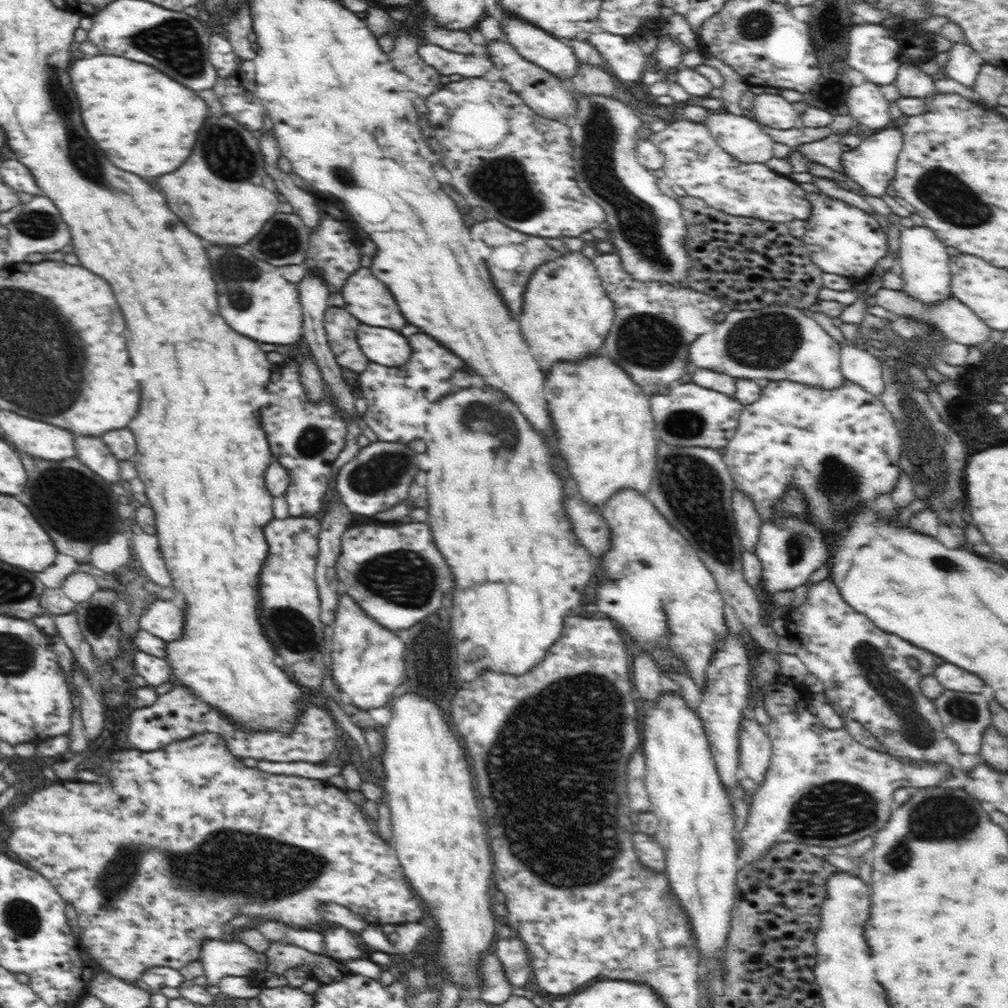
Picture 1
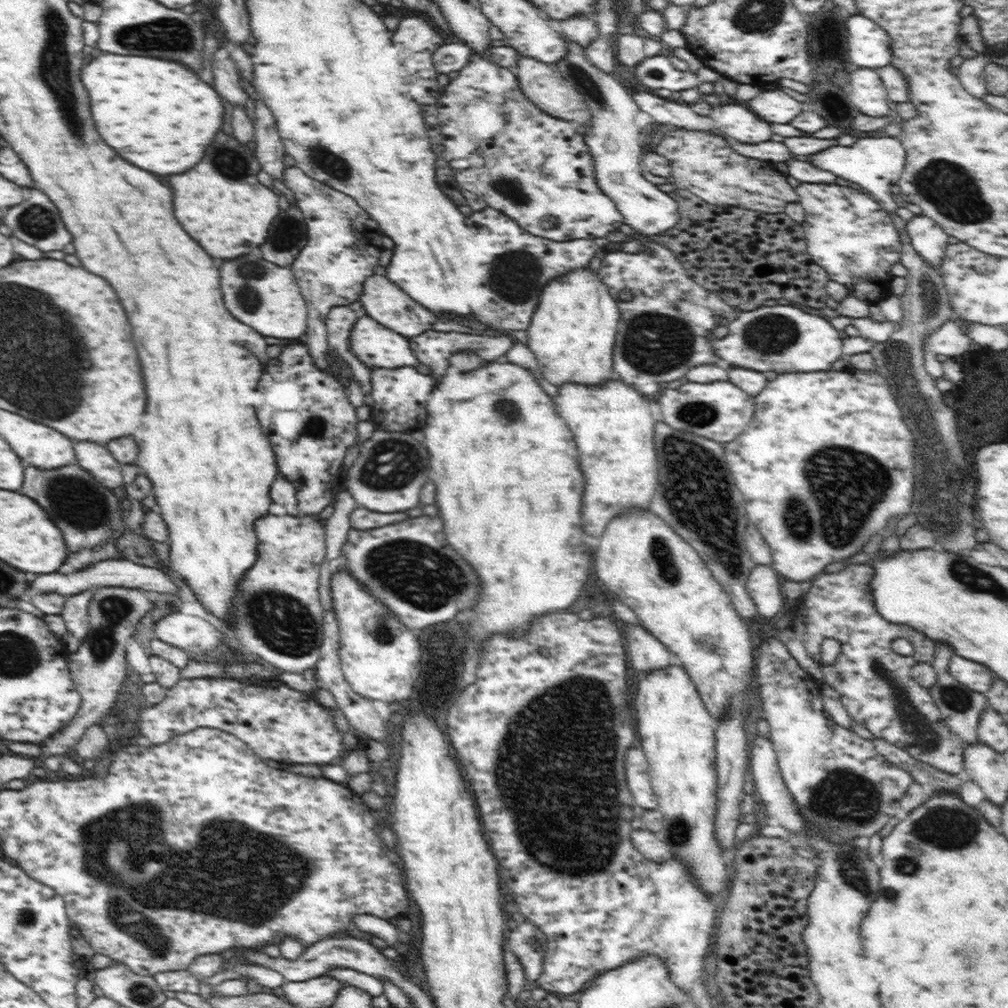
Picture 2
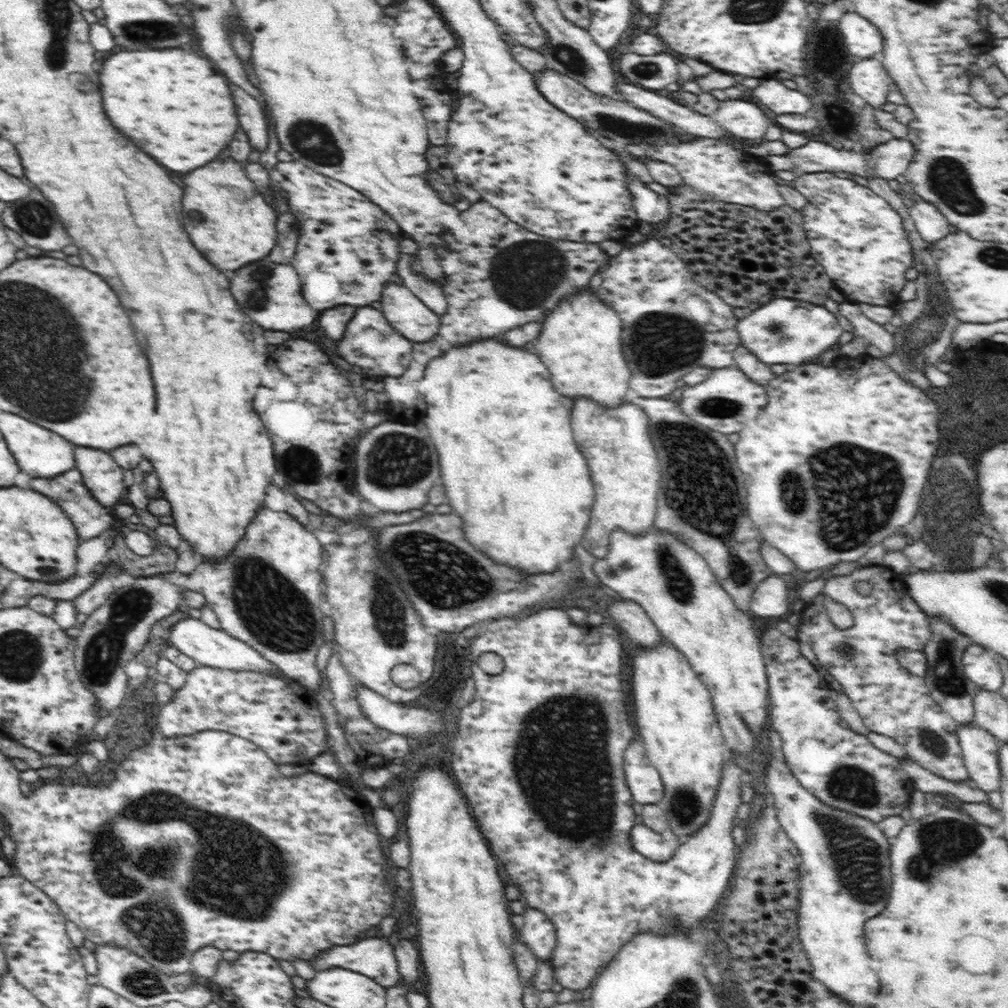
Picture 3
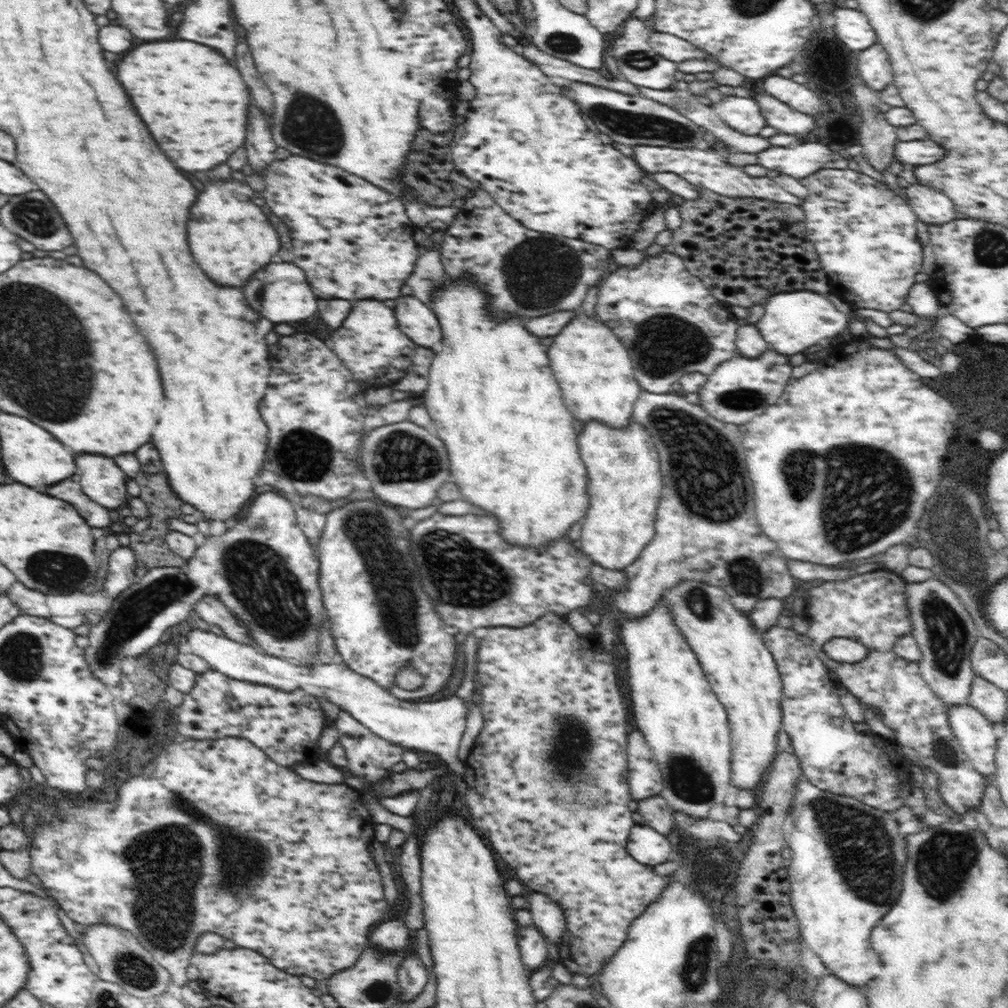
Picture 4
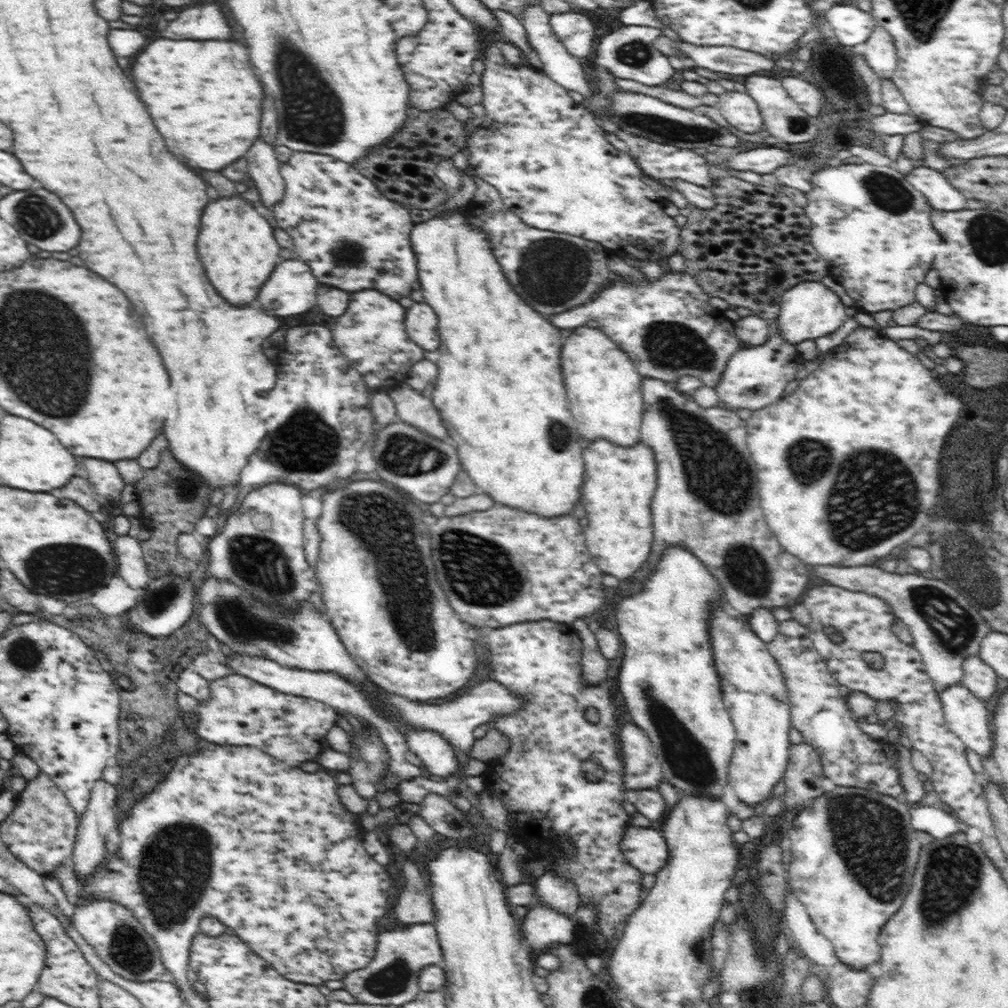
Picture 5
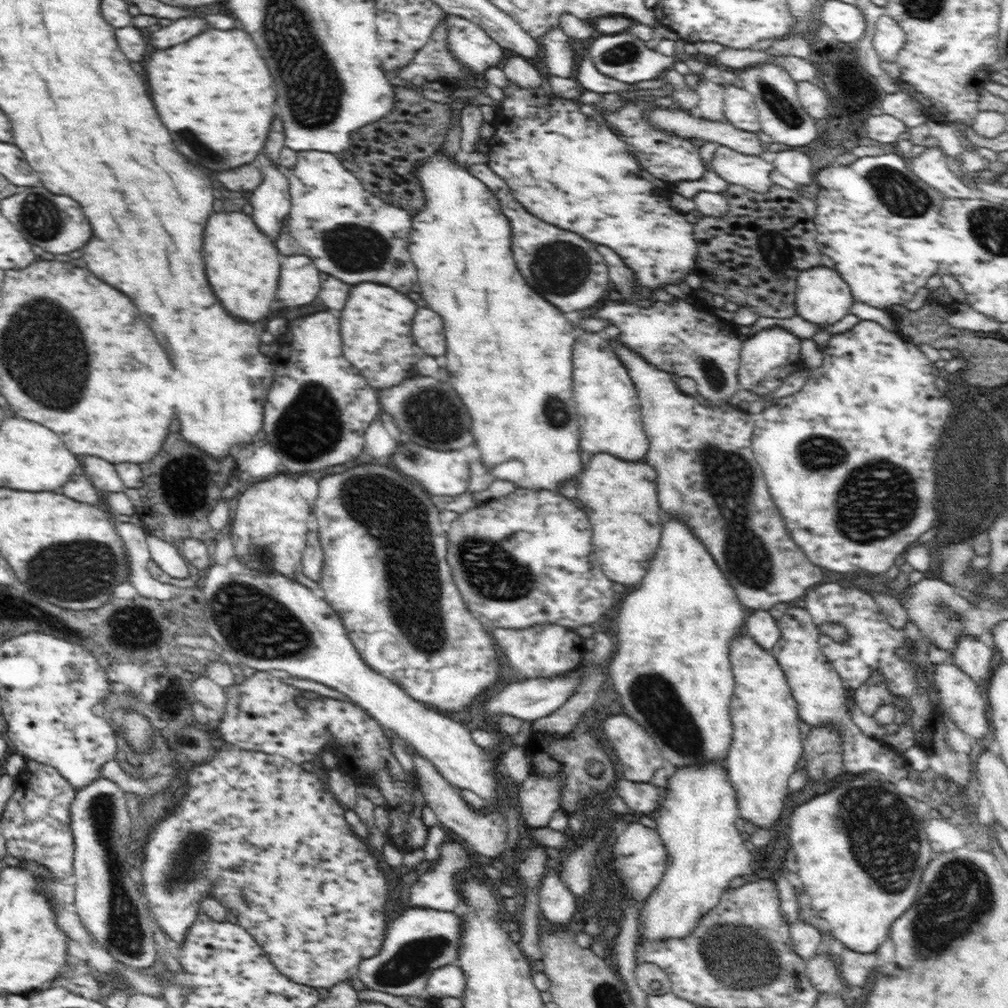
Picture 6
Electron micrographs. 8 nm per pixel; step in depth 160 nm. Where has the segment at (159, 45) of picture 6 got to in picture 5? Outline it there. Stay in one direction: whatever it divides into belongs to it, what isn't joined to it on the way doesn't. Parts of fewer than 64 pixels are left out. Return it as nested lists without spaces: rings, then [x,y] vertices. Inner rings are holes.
[[[216,1],[212,4],[200,4],[194,8],[179,9],[176,20],[172,20],[162,32],[162,38],[170,40],[182,40],[182,38],[194,38],[194,40],[212,40],[212,38],[232,38],[232,30],[228,22],[224,20],[224,14],[220,12],[220,6]]]

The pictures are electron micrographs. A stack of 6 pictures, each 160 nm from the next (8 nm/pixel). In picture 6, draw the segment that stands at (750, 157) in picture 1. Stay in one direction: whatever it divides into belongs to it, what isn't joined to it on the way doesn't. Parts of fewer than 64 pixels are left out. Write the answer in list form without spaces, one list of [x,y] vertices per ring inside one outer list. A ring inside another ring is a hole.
[[[725,86],[724,118],[738,130],[756,133],[761,130],[755,99],[744,88]]]

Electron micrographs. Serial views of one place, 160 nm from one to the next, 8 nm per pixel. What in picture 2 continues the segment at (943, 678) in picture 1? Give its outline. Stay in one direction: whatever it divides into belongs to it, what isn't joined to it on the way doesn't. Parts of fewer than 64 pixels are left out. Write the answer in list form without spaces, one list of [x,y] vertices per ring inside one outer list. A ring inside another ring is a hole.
[[[958,655],[950,658],[948,671],[962,686],[982,694],[992,689],[995,679],[995,675],[986,665]]]

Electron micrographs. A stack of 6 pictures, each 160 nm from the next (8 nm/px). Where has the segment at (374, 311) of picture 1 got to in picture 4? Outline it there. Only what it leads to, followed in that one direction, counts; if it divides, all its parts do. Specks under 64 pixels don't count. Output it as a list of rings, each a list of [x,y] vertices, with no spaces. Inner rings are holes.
[[[402,296],[396,300],[396,318],[404,334],[414,340],[418,346],[430,348],[442,340],[438,320],[434,310],[412,296]]]

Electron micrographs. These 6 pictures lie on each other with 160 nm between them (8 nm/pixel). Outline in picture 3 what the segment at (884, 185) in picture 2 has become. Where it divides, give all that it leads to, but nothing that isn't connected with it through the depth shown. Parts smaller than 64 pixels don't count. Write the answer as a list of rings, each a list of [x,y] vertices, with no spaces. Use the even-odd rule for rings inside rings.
[[[812,139],[804,144],[803,147],[790,149],[788,154],[770,155],[762,160],[767,163],[770,171],[788,170],[788,172],[794,172],[797,176],[819,172],[849,172],[863,176],[866,179],[880,177],[880,179],[889,181],[894,179],[902,180],[907,166],[912,162],[912,158],[914,158],[914,152],[916,152],[914,145],[906,139],[893,139],[878,144],[878,146],[870,148],[870,150],[862,150],[859,152],[854,151],[854,149],[836,149],[828,145],[828,143],[818,142],[818,140]]]

